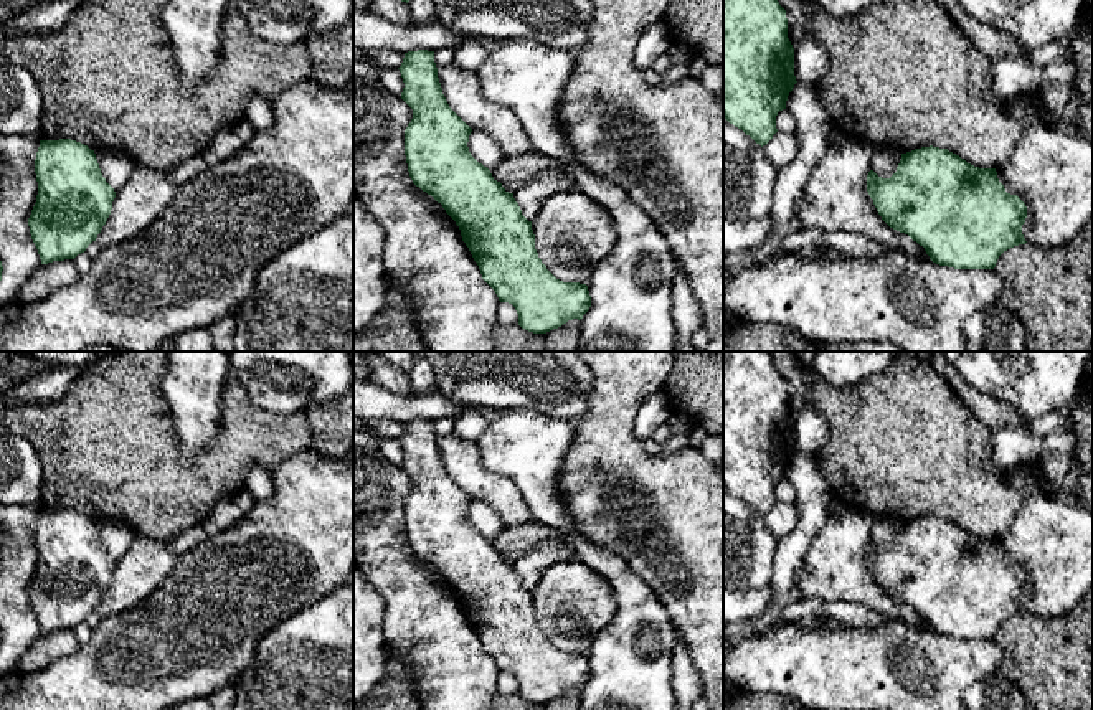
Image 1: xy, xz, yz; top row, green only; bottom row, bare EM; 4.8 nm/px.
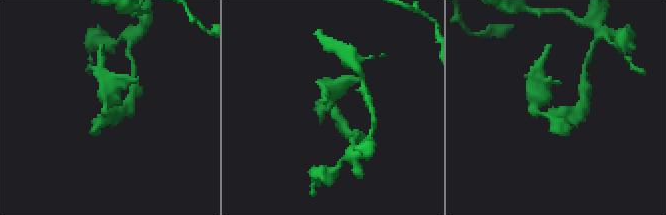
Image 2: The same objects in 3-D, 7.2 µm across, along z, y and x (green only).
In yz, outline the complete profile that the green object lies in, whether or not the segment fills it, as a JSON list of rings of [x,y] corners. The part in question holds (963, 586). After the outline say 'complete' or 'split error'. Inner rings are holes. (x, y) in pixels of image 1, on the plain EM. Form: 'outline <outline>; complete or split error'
outline [[[930,515],[901,523],[890,548],[870,540],[867,561],[882,589],[923,616],[939,636],[994,639],[1004,621],[1027,613],[1022,604],[1025,573],[1005,561],[996,538],[974,537],[948,518]]]; complete

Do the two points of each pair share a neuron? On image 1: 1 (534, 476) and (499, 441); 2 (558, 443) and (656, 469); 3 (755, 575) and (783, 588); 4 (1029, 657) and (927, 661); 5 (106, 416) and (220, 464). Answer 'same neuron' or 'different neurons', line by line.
1: same neuron
2: different neurons
3: different neurons
4: different neurons
5: same neuron

